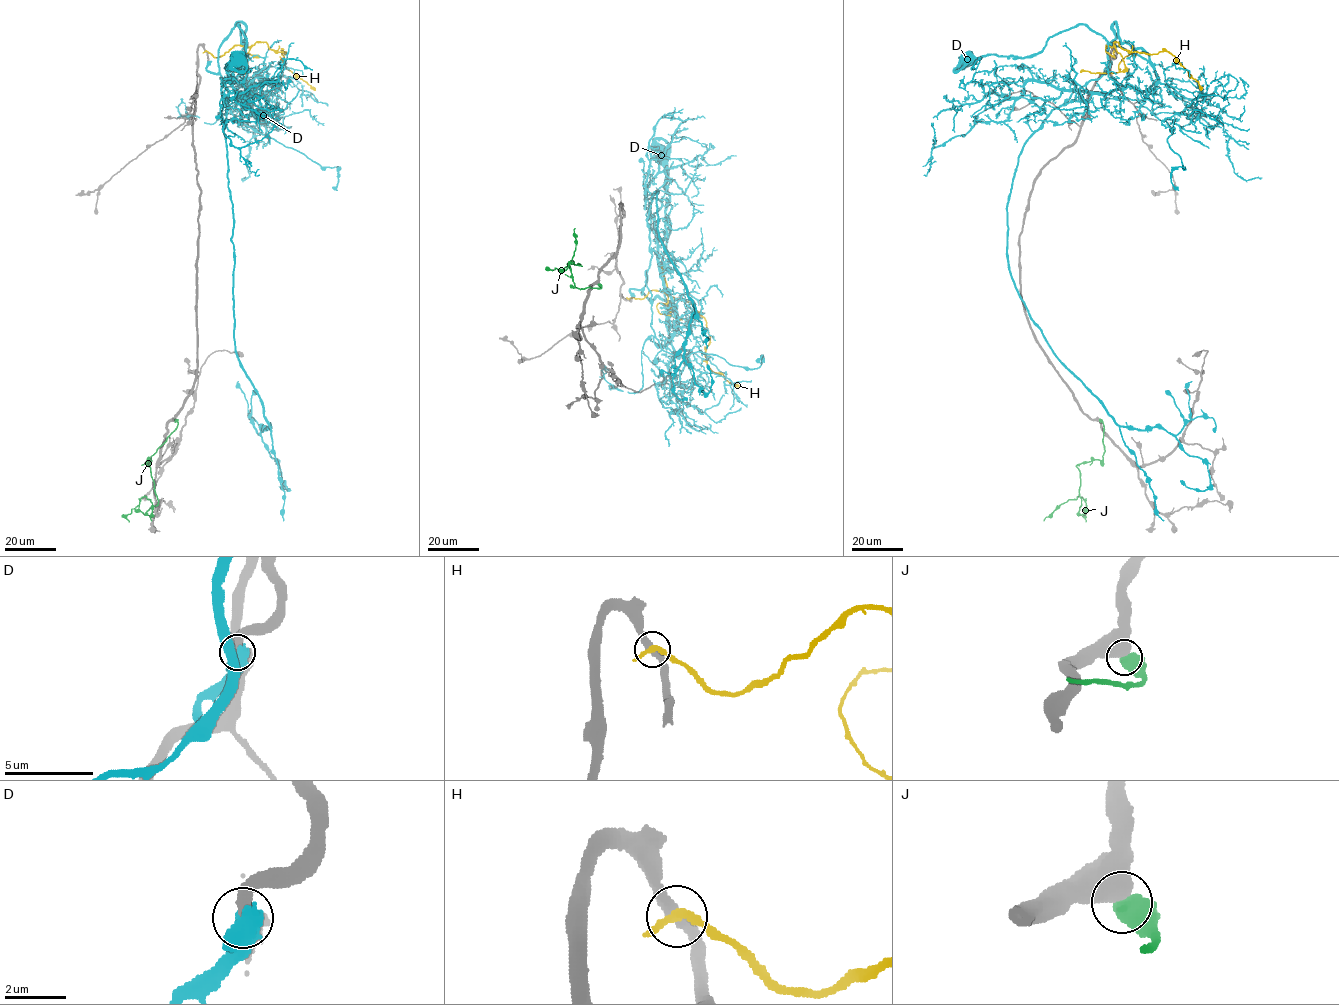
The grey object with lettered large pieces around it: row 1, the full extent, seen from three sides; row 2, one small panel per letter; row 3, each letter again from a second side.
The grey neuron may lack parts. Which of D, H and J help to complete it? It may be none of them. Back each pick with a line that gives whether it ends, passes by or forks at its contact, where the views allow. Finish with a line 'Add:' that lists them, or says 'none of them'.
D: it passes by
Add: D

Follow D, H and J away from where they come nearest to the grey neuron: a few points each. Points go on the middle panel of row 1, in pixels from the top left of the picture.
D: (631, 295), (646, 284), (647, 215), (657, 191), (658, 236), (694, 308), (684, 358), (706, 395), (707, 364)
H: (629, 298), (664, 291), (691, 303), (706, 322), (707, 366), (738, 385)
J: (598, 284), (600, 288), (574, 287), (571, 260), (582, 266), (570, 263), (562, 271), (574, 253), (575, 228)

